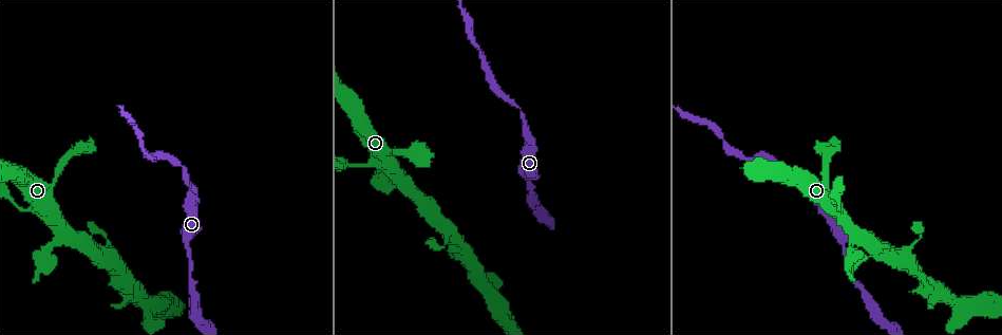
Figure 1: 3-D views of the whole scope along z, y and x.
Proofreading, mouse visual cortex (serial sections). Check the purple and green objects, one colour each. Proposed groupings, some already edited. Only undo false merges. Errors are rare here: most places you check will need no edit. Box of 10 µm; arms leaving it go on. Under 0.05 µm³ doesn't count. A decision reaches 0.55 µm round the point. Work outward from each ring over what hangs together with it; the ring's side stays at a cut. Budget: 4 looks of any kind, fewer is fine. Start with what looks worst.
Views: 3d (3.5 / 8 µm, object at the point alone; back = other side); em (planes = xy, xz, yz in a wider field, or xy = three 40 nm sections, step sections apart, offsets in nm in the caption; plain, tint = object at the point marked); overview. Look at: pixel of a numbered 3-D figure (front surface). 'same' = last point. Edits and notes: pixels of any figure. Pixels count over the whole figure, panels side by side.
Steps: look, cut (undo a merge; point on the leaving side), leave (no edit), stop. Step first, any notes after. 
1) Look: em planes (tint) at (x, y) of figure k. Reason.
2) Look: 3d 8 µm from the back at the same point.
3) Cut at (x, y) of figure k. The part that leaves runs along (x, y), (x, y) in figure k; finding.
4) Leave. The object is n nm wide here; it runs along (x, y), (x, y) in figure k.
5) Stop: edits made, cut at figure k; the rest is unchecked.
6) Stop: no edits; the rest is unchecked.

Look: 3d 3.5 µm at (183, 165) of figure 1. Thin neck.

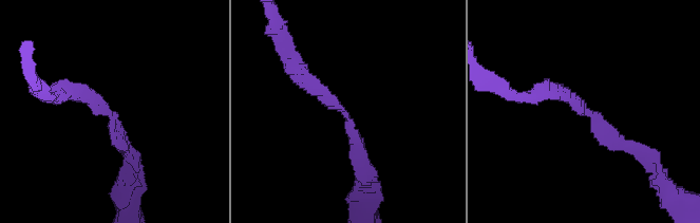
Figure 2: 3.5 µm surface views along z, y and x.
Leave. The arms are 200, 250 nm wide; it runs along (364, 165), (347, 116), (299, 71) in figure 2; one cell here.

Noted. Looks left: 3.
Look: 3d 3.5 µm at (65, 232) of figure 1.

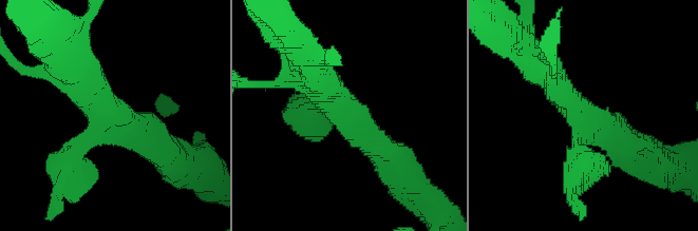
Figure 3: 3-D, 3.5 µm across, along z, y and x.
Look: em xy step 3 (tint) at (588, 114) of figure 3. 3 arms meet here; the arms are 200, 450, 450 nm wide; need the tissue.

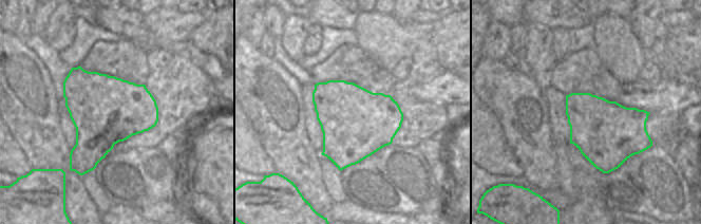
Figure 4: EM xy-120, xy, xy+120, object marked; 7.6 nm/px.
Look: em xy step 5 (tint) at the same point.

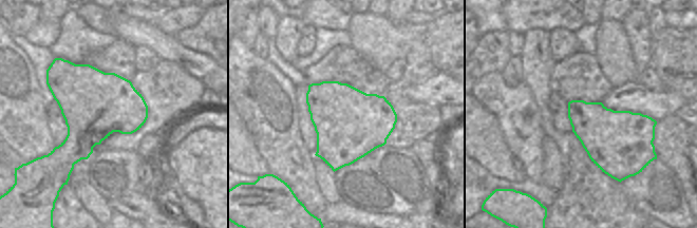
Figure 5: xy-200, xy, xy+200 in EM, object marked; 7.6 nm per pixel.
Leave. The object is 550 nm wide here; it runs along (314, 76), (346, 119), (392, 159) in figure 3; one cell here.

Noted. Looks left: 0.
Stop: no edits; the rest is unchecked.

